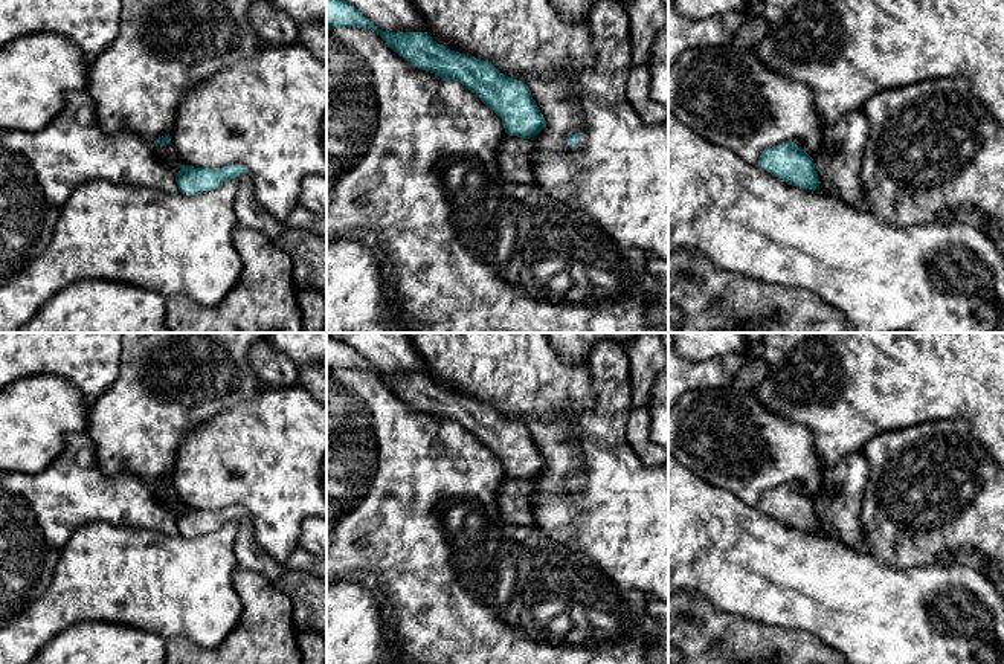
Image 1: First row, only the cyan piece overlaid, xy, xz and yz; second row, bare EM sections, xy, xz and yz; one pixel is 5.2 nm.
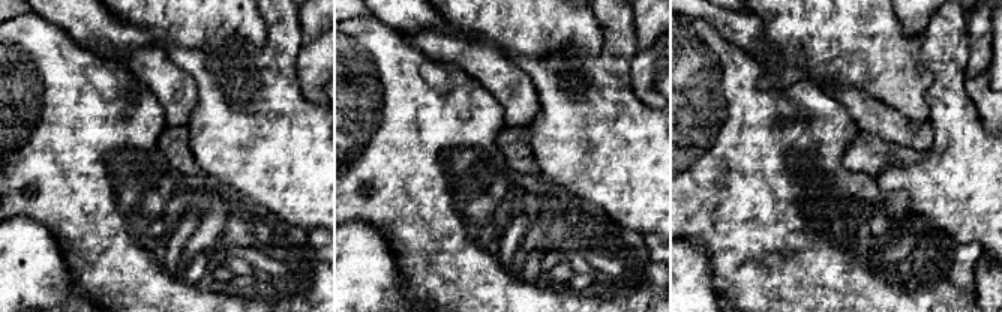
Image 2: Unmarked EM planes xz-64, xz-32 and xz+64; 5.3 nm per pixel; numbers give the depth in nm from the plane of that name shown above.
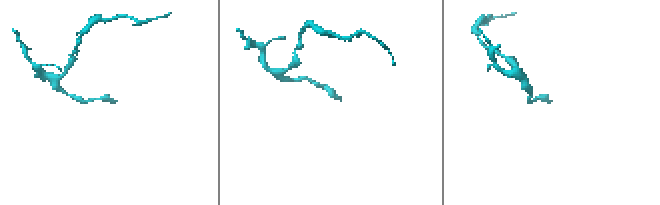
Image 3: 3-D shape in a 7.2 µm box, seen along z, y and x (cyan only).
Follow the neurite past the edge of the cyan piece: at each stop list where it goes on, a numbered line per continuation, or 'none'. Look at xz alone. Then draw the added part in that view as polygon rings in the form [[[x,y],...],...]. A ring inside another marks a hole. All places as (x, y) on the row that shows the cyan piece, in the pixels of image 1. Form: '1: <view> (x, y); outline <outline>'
none

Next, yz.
none

